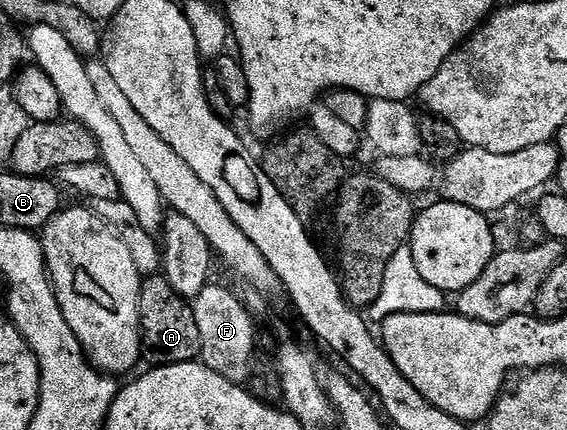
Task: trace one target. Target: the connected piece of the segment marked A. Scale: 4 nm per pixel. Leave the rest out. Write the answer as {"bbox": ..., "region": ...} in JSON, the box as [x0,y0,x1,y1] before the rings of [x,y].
{"bbox":[140,275,200,366],"region":[[[148,275],[140,282],[140,340],[142,342],[142,357],[153,366],[173,365],[197,360],[200,356],[200,336],[198,335],[198,319],[194,319],[191,304],[185,298],[179,297],[170,287],[163,275]]]}

